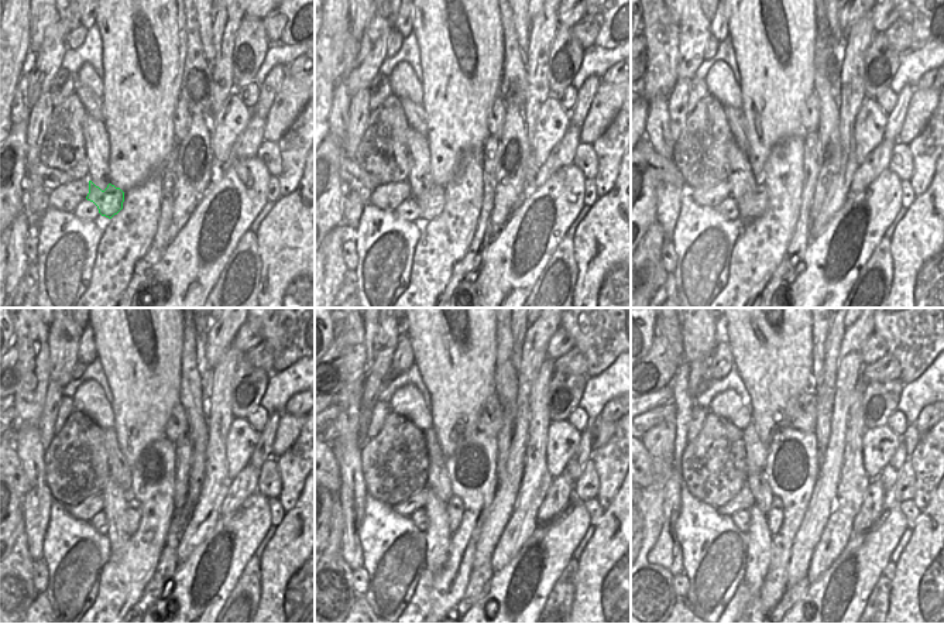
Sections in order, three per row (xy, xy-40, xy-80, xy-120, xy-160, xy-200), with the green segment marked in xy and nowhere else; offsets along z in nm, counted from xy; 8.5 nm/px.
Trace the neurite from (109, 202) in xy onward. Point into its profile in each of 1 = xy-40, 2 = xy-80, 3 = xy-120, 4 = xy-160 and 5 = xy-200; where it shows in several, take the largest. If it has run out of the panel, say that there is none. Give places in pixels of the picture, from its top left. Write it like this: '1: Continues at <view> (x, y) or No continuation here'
1: Continues at xy-40 (431, 205)
2: Continues at xy-80 (755, 202)
3: Continues at xy-120 (131, 518)
4: Continues at xy-160 (455, 507)
5: Continues at xy-200 (775, 516)

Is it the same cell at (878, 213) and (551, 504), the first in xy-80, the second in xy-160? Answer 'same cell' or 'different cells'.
different cells

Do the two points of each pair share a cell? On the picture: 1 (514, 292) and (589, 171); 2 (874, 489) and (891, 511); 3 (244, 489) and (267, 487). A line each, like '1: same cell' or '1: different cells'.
1: different cells
2: different cells
3: different cells

